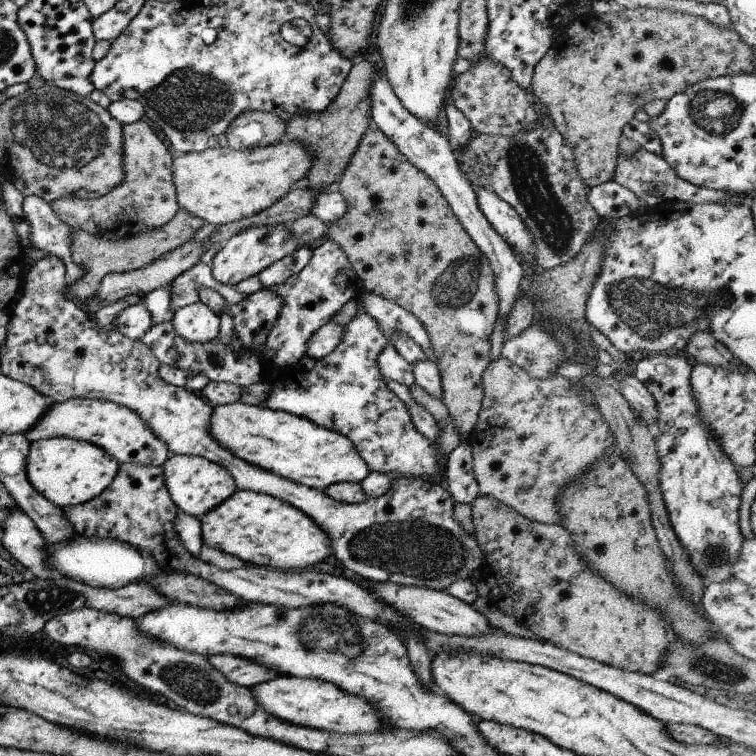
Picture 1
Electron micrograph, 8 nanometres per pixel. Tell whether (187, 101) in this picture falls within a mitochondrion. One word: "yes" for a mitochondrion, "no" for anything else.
yes

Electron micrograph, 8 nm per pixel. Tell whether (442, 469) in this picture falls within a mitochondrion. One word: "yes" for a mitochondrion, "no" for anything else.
no

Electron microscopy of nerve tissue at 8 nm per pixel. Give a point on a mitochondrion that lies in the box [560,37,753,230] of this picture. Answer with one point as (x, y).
(717, 113)

